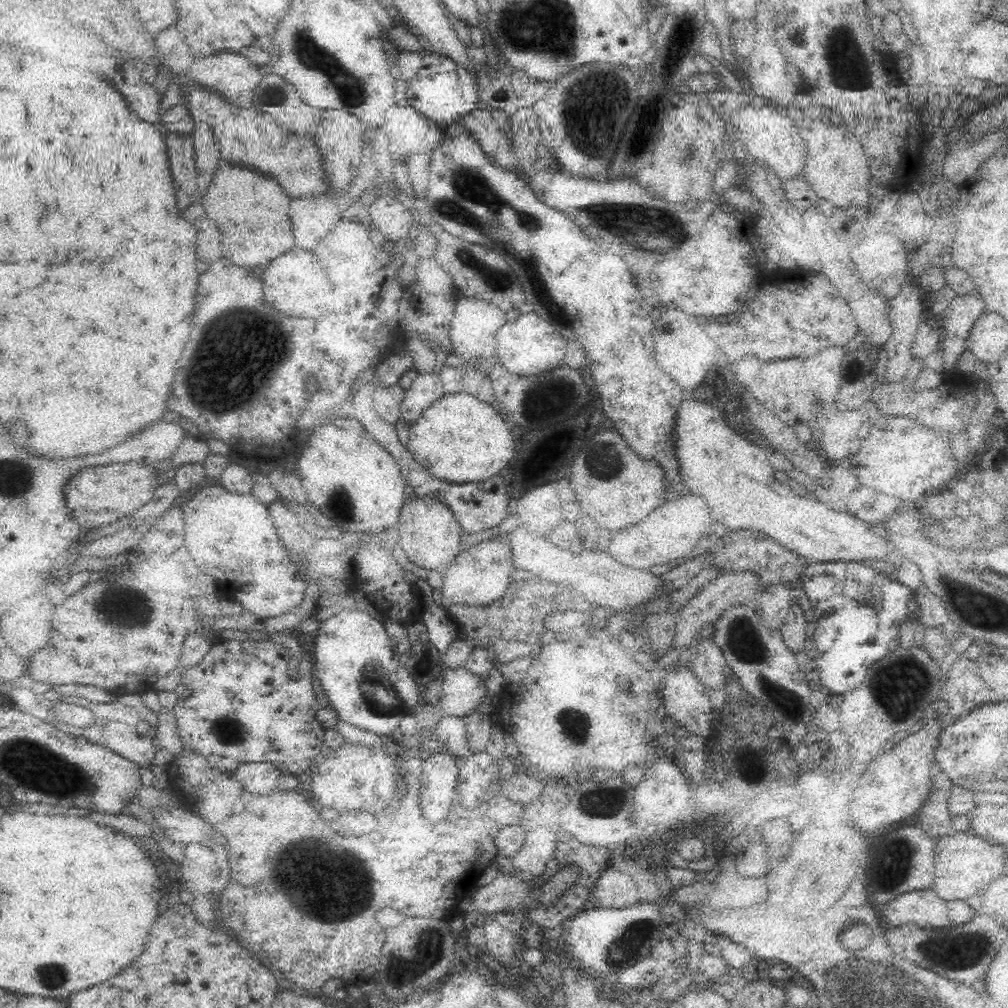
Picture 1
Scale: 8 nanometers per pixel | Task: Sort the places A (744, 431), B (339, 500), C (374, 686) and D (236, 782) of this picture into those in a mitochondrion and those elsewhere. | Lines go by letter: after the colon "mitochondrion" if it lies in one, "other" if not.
A: other
B: mitochondrion
C: mitochondrion
D: other

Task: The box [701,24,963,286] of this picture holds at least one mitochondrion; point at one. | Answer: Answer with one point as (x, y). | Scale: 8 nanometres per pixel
(849, 69)

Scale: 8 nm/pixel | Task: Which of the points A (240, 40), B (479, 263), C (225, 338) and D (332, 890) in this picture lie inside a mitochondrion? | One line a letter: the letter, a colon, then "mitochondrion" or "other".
A: other
B: mitochondrion
C: mitochondrion
D: mitochondrion

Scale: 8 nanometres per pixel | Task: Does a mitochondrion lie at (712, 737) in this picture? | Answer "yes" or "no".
no

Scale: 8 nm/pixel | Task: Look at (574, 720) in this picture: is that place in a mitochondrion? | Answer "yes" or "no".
yes

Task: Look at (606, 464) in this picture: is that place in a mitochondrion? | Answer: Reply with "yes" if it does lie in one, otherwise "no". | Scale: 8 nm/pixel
yes

